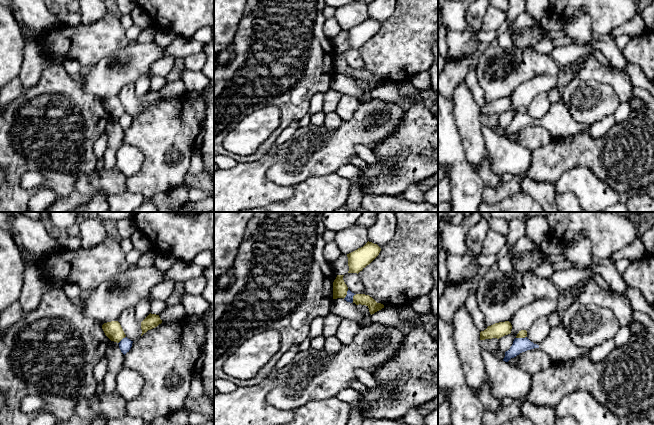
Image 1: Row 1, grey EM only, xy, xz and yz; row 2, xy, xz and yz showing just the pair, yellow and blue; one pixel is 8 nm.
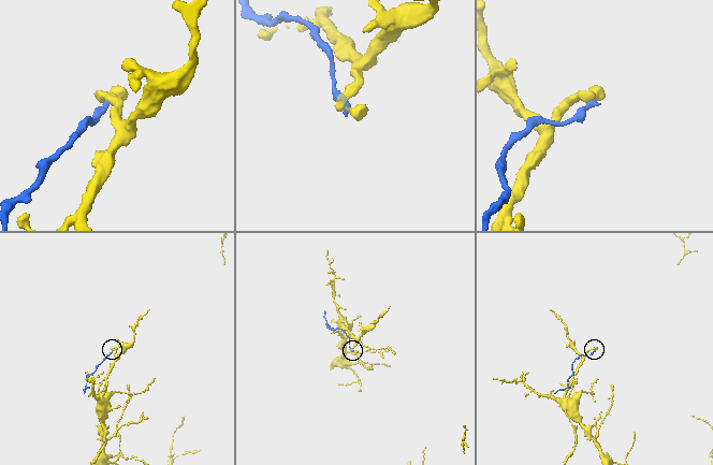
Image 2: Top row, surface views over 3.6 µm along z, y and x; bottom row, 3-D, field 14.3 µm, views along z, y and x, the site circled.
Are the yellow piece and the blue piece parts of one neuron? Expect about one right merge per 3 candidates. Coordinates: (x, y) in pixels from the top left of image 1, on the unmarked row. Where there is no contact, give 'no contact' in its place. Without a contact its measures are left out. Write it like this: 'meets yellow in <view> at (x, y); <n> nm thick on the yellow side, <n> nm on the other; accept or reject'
meets yellow in yz at (521, 113); 60 nm thick on the yellow side, 120 nm on the other; reject

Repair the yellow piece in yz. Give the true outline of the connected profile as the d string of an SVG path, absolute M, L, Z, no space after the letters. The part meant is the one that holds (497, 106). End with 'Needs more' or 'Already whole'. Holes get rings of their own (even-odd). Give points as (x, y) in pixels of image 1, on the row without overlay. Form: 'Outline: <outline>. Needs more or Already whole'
Outline: M509 97L495 99L480 108L480 116L501 114L511 109L512 101Z. Already whole

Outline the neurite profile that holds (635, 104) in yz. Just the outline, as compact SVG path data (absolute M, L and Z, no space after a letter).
M632 98L629 102L631 110L638 110L645 114L645 118L654 124L654 112L646 105L646 103L638 98Z

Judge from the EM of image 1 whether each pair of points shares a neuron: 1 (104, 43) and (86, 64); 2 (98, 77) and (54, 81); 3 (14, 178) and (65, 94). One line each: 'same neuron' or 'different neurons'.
1: same neuron
2: different neurons
3: same neuron

